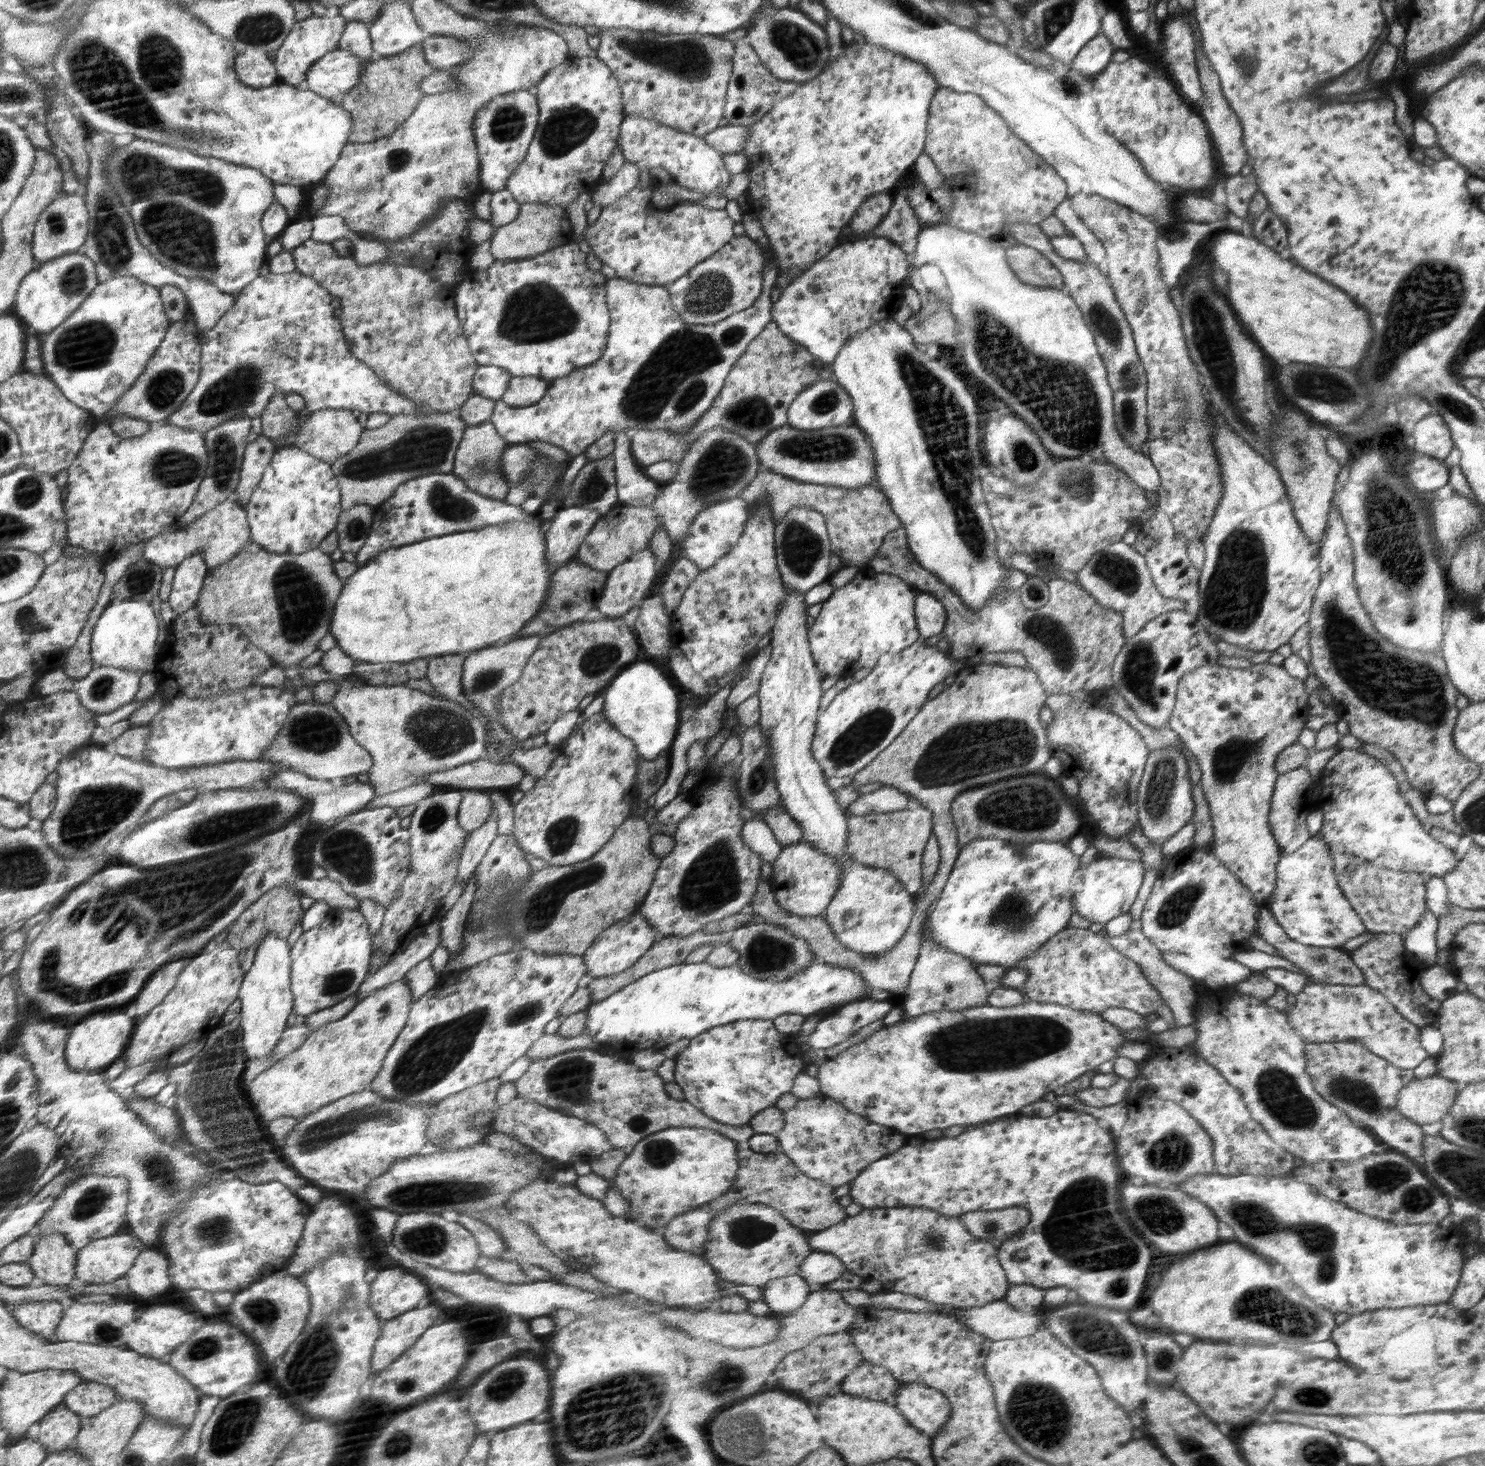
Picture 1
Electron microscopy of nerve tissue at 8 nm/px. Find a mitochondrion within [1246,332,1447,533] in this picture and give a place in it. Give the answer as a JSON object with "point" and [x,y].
{"point":[1317,384]}

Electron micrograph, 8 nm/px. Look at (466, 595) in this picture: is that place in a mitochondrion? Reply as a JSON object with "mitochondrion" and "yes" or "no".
{"mitochondrion":"no"}

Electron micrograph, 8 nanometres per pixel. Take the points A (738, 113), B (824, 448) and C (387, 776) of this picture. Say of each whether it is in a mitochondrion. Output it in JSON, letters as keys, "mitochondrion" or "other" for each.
{"A":"other","B":"mitochondrion","C":"other"}

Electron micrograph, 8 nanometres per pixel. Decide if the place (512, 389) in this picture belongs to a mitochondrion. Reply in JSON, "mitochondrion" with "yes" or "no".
{"mitochondrion":"no"}

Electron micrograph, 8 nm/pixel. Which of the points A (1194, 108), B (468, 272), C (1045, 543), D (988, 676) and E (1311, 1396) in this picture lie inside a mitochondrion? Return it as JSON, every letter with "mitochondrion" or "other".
{"A":"other","B":"other","C":"other","D":"other","E":"mitochondrion"}

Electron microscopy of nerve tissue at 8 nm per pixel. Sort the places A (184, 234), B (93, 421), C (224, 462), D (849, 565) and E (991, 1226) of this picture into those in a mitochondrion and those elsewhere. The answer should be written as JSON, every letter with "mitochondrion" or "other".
{"A":"mitochondrion","B":"other","C":"mitochondrion","D":"other","E":"mitochondrion"}

